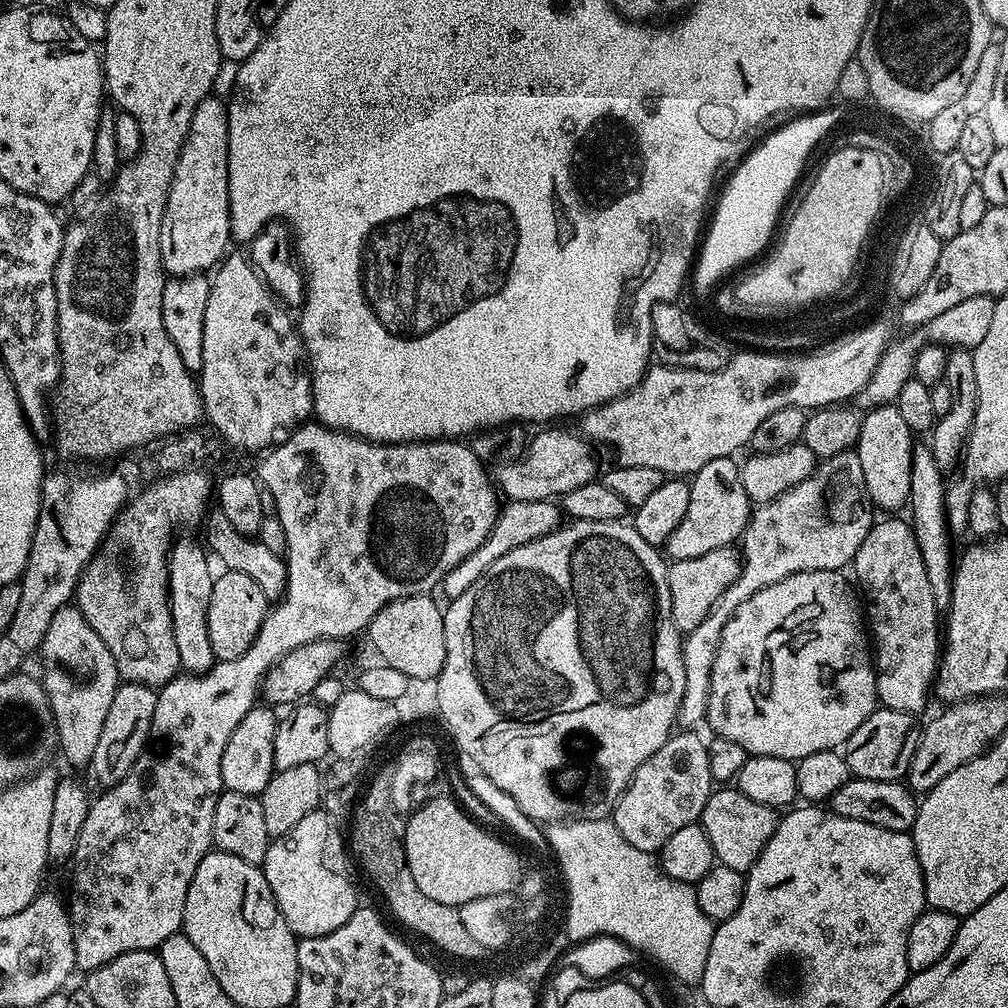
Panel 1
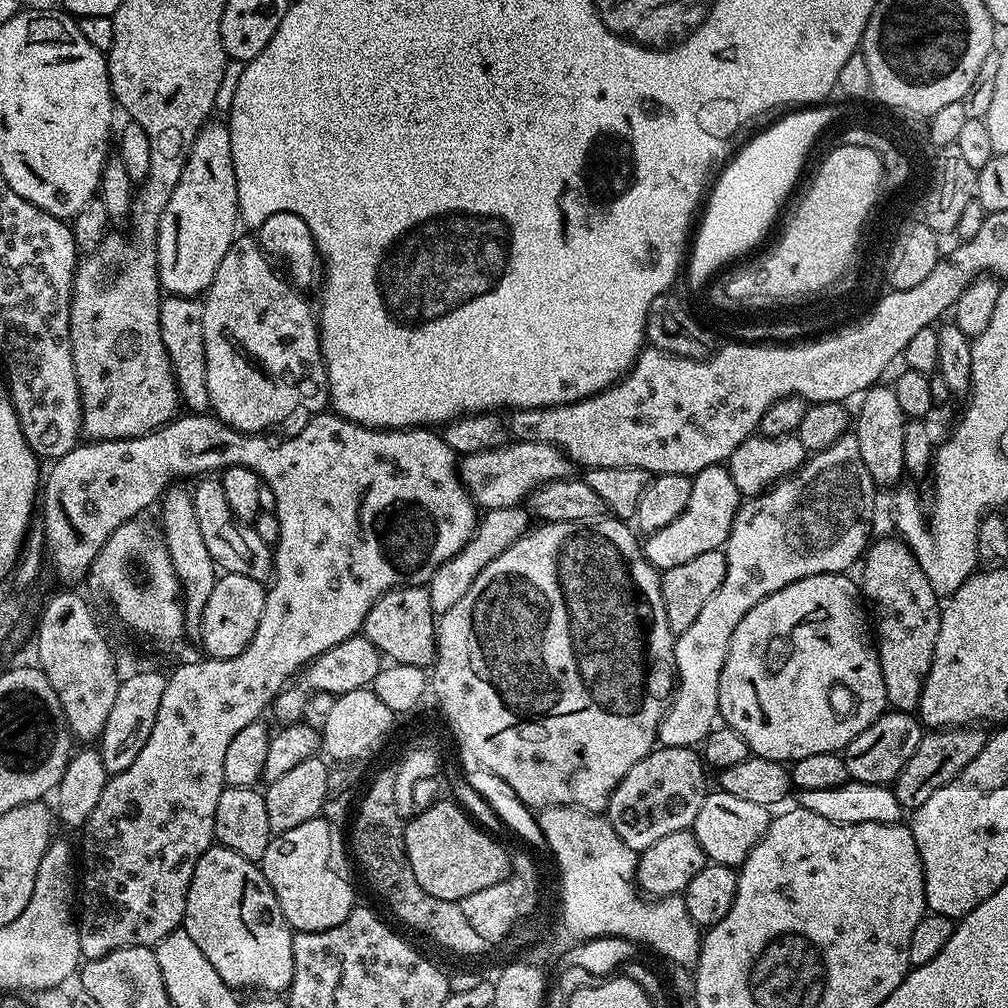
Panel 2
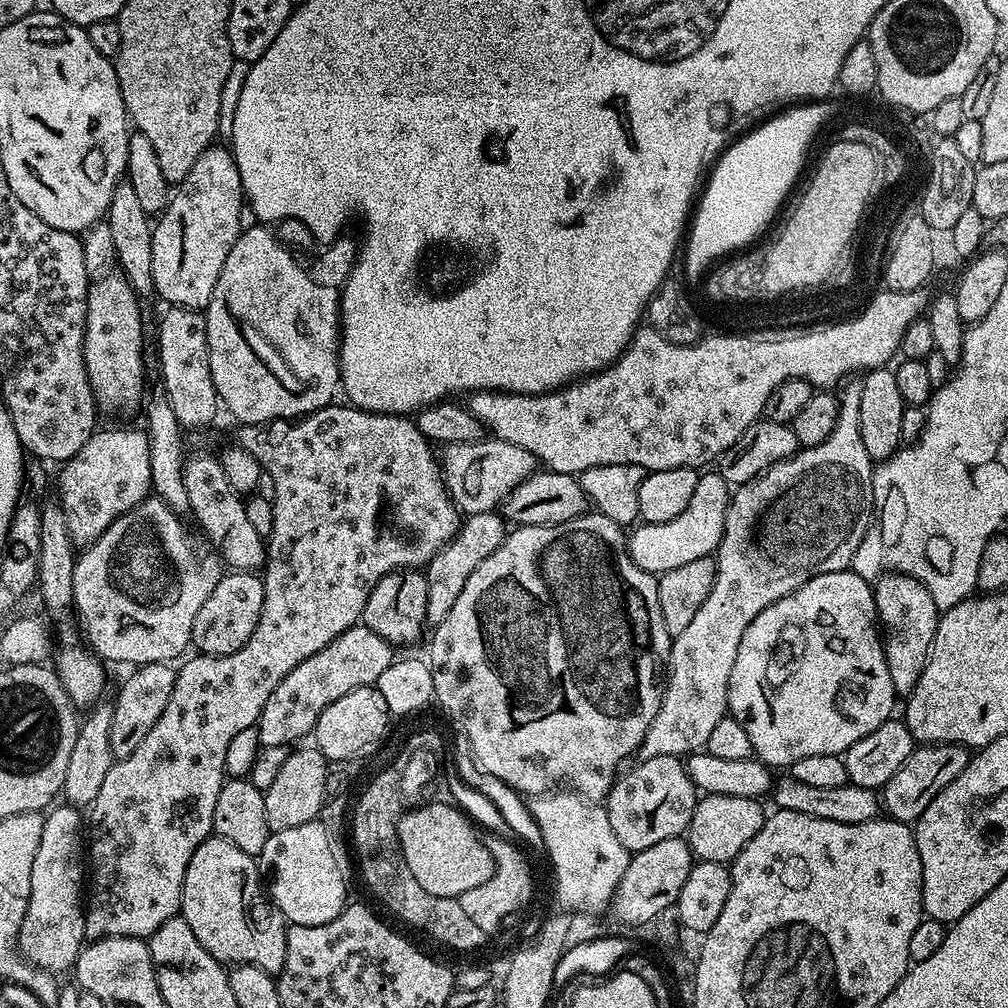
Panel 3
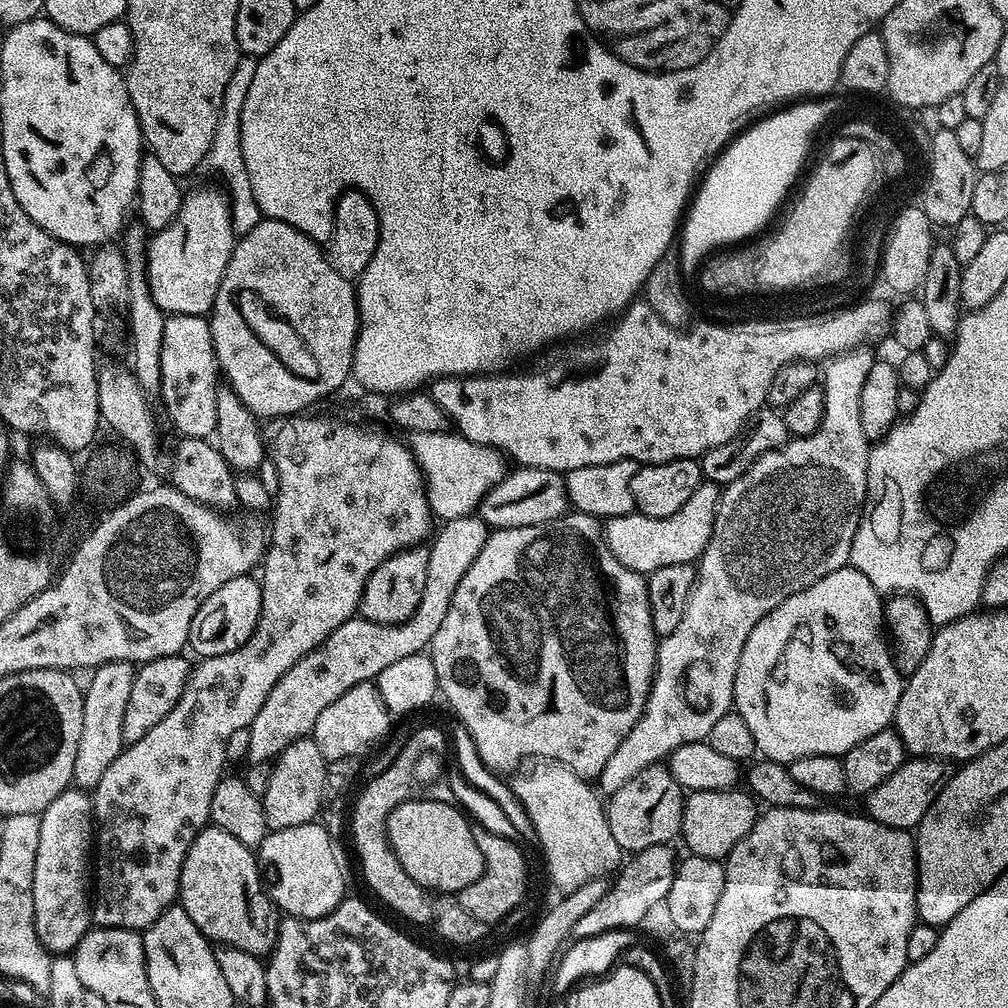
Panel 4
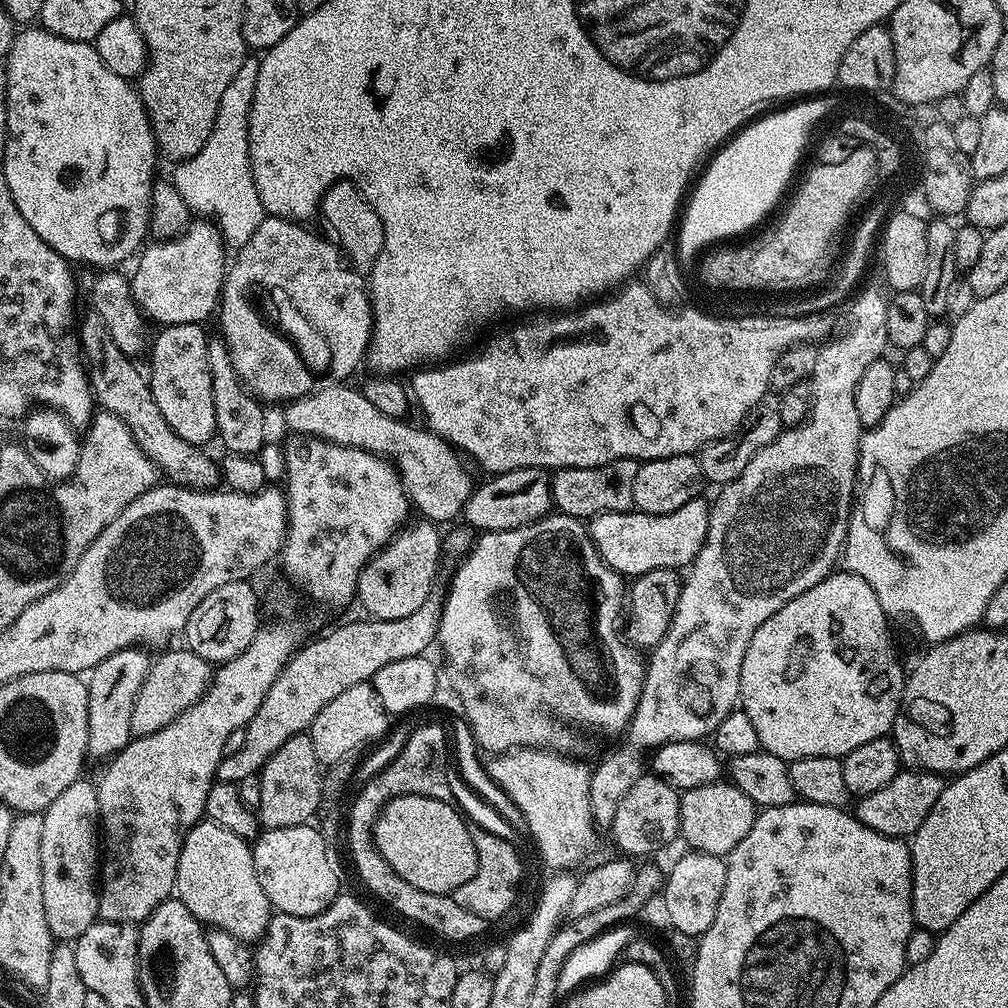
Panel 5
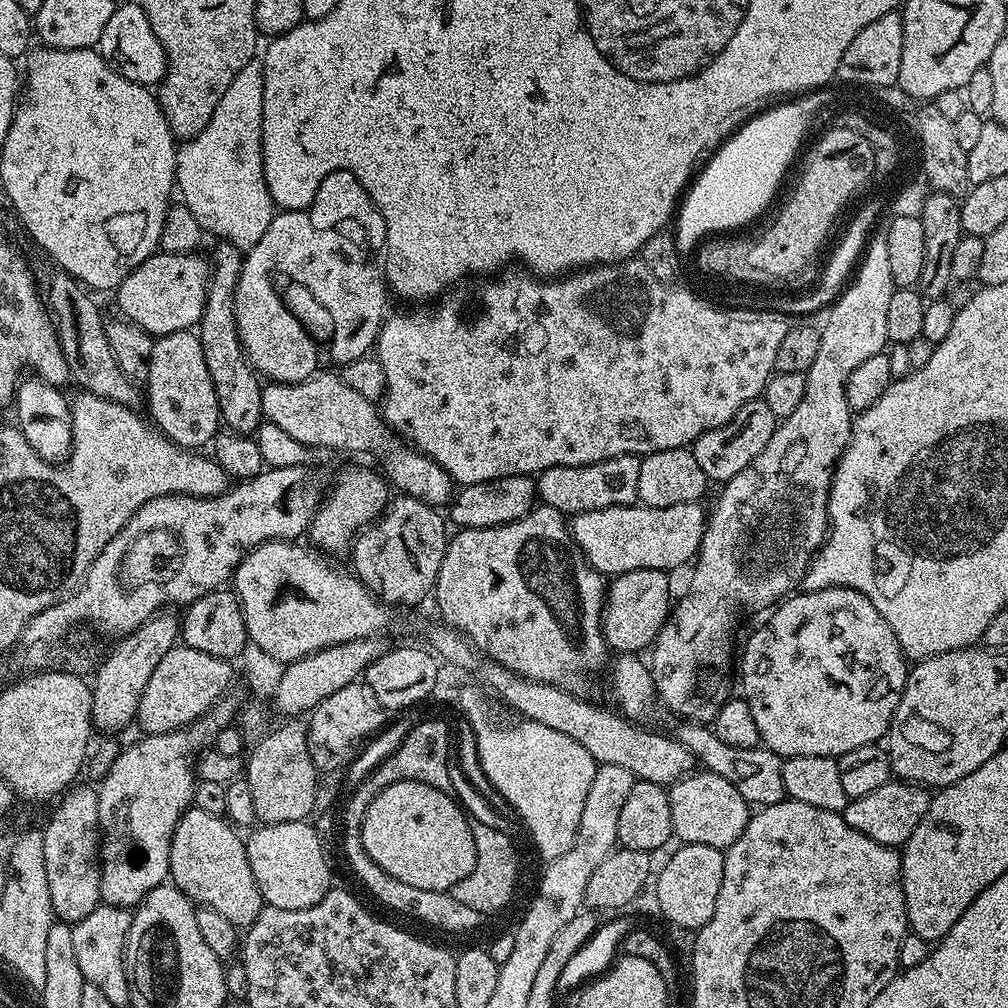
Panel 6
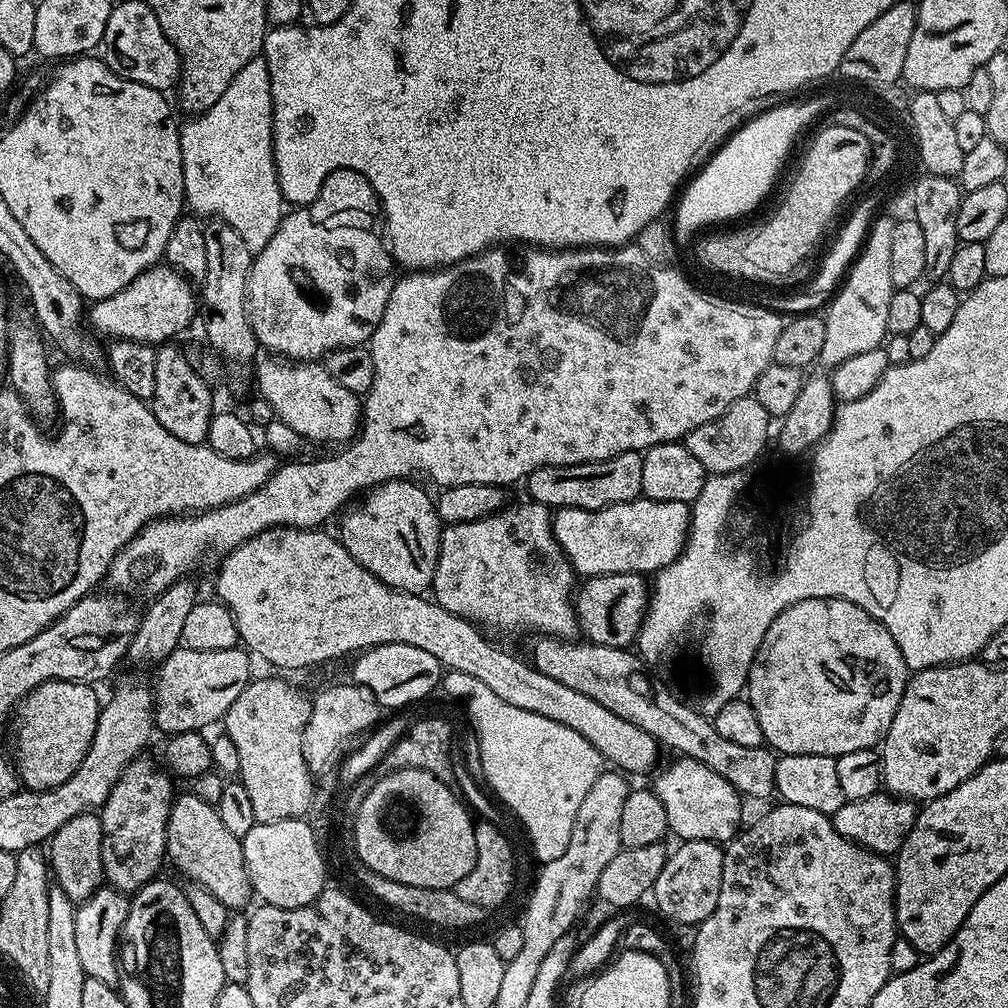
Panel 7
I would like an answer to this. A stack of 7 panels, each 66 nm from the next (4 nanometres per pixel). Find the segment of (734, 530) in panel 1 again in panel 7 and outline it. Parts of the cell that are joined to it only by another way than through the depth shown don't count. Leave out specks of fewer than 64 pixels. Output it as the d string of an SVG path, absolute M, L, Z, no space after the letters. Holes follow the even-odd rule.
M643 498L615 504L597 512L562 508L552 518L554 538L572 563L573 573L584 578L623 572L655 574L670 566L670 562L682 554L691 526L689 505Z

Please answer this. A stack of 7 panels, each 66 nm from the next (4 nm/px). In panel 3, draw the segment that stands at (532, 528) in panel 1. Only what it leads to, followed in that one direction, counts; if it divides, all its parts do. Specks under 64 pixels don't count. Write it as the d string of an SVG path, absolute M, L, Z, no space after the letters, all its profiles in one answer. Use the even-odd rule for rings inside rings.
M493 510L463 517L461 526L453 536L452 541L449 544L444 544L442 550L438 550L438 554L434 554L434 558L426 566L426 575L428 577L427 623L429 625L440 624L442 618L446 618L446 614L450 614L454 602L458 602L458 594L462 594L462 586L466 586L466 578L470 578L470 574L474 574L474 570L478 570L478 566L482 562L486 562L486 558L490 558L490 554L494 554L494 550L498 550L498 546L502 546L505 535L506 521L499 511Z

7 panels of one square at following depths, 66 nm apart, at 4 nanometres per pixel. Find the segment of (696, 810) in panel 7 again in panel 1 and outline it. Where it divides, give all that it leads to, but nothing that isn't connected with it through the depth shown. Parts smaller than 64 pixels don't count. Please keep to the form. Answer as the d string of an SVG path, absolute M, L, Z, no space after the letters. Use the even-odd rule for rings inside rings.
M724 786L713 791L706 802L698 823L706 830L710 838L710 846L714 846L714 854L719 863L730 866L730 870L738 870L747 874L754 866L758 854L770 842L778 823L777 809L762 806L762 802L754 802L746 798L746 794L736 791L735 787Z

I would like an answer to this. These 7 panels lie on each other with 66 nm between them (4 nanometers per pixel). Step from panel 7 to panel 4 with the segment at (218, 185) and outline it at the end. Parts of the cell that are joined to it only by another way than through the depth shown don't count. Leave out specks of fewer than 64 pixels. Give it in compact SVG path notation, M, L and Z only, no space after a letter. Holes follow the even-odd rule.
M241 55L238 66L234 66L234 74L230 77L230 82L226 85L226 94L222 98L218 130L214 134L214 142L210 150L204 156L203 163L203 167L209 168L226 189L226 195L232 205L232 226L240 234L254 230L254 226L258 226L262 218L258 202L254 202L254 190L250 190L250 178L246 174L246 162L242 158L242 138L240 137L240 111L242 102L246 102L246 93L250 91L256 61L257 57Z

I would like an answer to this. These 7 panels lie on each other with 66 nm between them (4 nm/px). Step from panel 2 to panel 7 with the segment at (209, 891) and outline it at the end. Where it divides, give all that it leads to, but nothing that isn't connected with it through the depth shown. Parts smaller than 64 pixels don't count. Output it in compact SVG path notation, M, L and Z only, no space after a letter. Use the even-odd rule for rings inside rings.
M191 794L177 795L173 799L168 819L166 856L182 875L192 879L193 885L210 890L210 894L214 894L214 898L228 909L244 910L240 908L249 907L248 899L253 899L254 893L246 870L244 845L241 837L226 830L214 804L202 802L202 798Z

